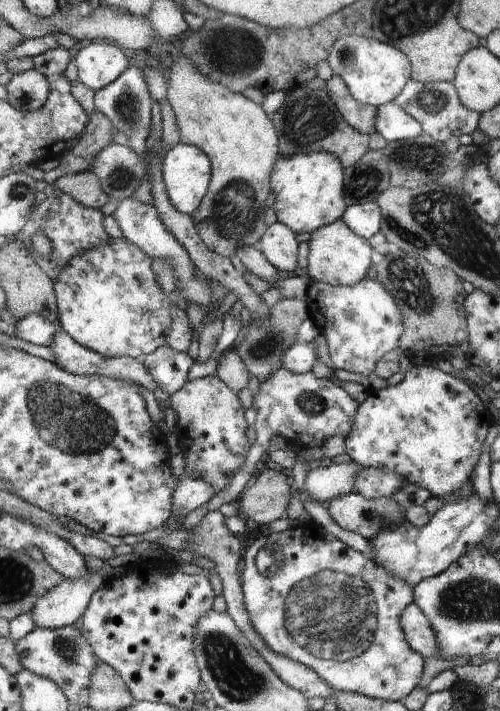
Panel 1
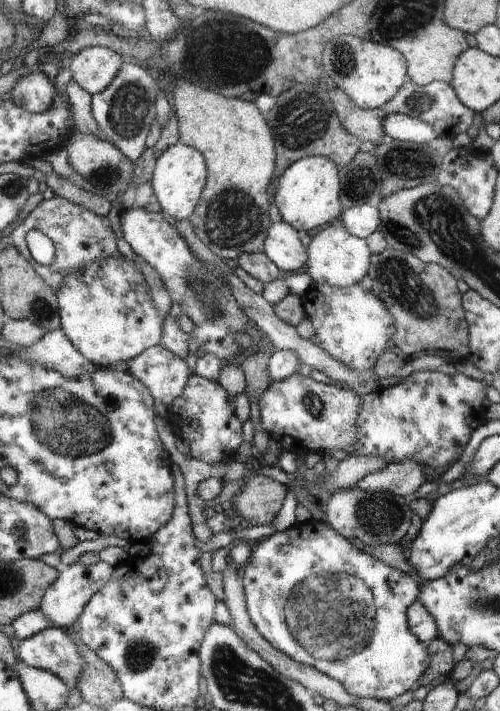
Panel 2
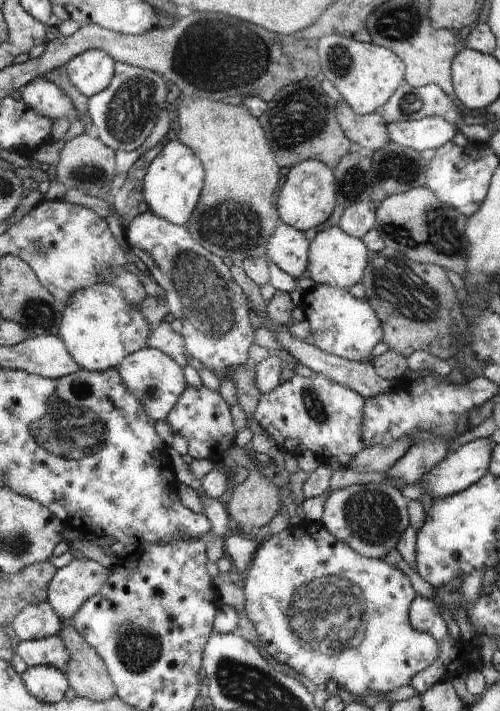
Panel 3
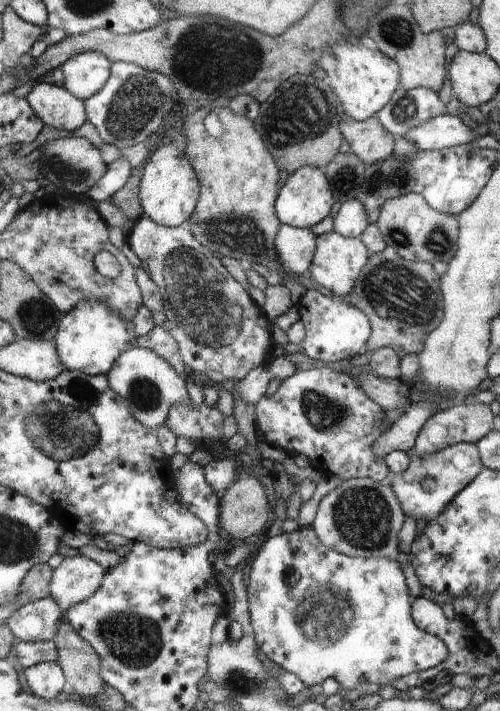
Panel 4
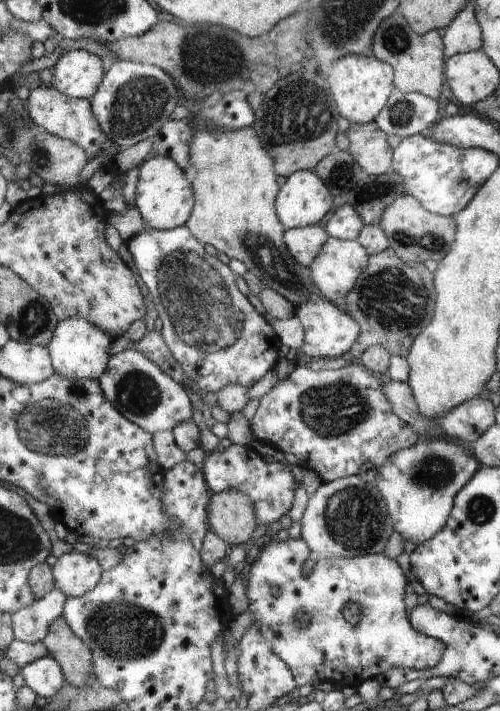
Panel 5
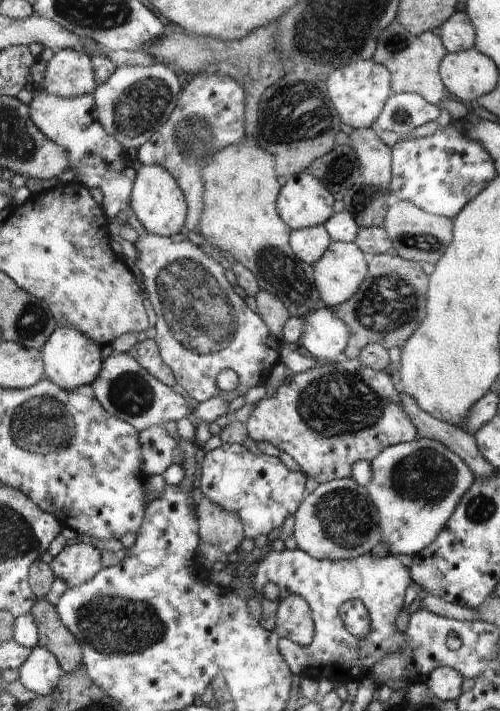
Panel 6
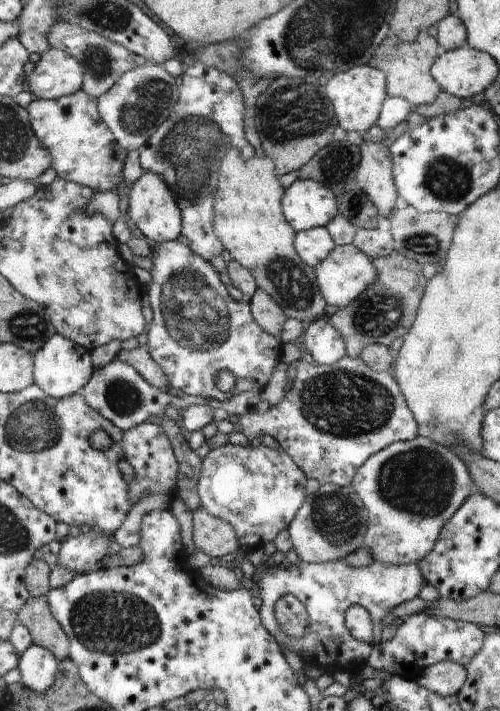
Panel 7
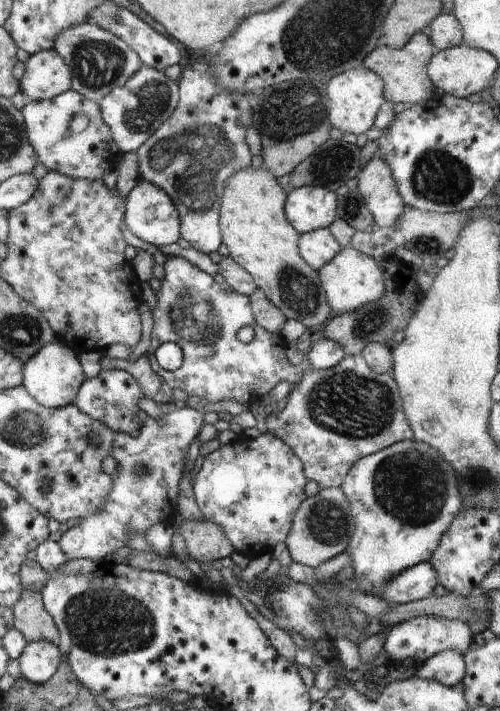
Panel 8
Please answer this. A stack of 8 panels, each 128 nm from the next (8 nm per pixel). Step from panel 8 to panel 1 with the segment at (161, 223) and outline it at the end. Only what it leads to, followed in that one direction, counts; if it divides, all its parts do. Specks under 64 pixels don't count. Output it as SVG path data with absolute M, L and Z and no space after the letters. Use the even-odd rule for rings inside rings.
M178 142L166 152L162 164L169 199L180 212L193 215L212 182L212 162L197 146Z

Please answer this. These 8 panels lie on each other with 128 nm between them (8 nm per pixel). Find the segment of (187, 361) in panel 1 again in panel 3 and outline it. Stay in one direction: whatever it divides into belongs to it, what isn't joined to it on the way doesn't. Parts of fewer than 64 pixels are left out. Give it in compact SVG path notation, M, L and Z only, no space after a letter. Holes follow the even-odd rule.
M146 346L139 351L133 352L122 359L119 364L119 372L121 373L122 380L129 386L131 390L131 397L137 399L141 397L141 400L145 403L145 408L148 410L149 415L154 420L164 420L167 418L167 414L172 410L172 407L178 402L181 394L186 390L186 380L182 374L182 367L174 362L167 354L160 352L159 350L153 349L150 346Z

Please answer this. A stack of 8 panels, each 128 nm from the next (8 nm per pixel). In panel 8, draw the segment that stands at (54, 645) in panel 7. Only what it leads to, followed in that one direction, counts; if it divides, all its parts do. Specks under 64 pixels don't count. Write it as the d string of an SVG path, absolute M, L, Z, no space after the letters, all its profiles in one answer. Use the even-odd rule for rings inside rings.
M25 590L22 600L14 606L15 629L24 632L29 643L48 640L60 645L61 629L46 608L43 592Z

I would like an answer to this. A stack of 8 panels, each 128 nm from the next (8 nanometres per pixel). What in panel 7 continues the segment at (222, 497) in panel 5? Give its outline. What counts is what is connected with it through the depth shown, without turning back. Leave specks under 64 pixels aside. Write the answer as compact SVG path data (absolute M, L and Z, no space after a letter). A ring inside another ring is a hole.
M200 506L193 510L193 541L197 548L213 560L223 561L226 554L234 554L240 547L240 539L237 536L236 529L229 522L221 518L212 516L204 507Z

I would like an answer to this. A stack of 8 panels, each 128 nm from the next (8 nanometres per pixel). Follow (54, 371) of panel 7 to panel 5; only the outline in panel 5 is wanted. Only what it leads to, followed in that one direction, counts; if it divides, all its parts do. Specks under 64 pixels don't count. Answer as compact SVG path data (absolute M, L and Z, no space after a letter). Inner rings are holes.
M76 317L61 321L49 344L53 363L61 375L71 379L100 379L109 370L114 337L90 319Z

